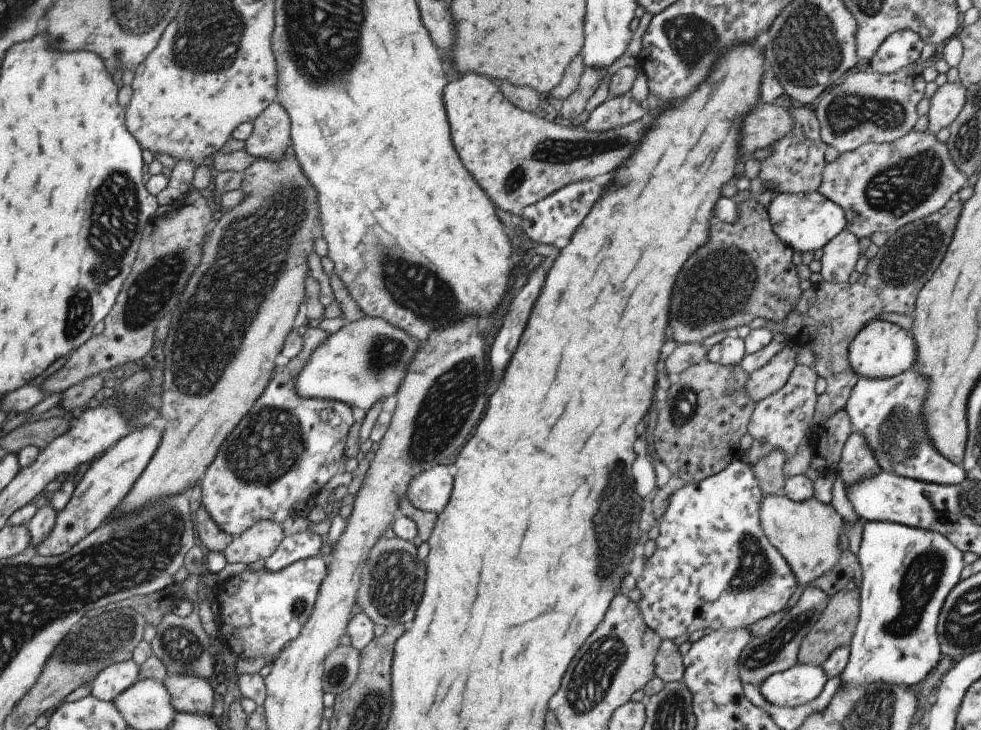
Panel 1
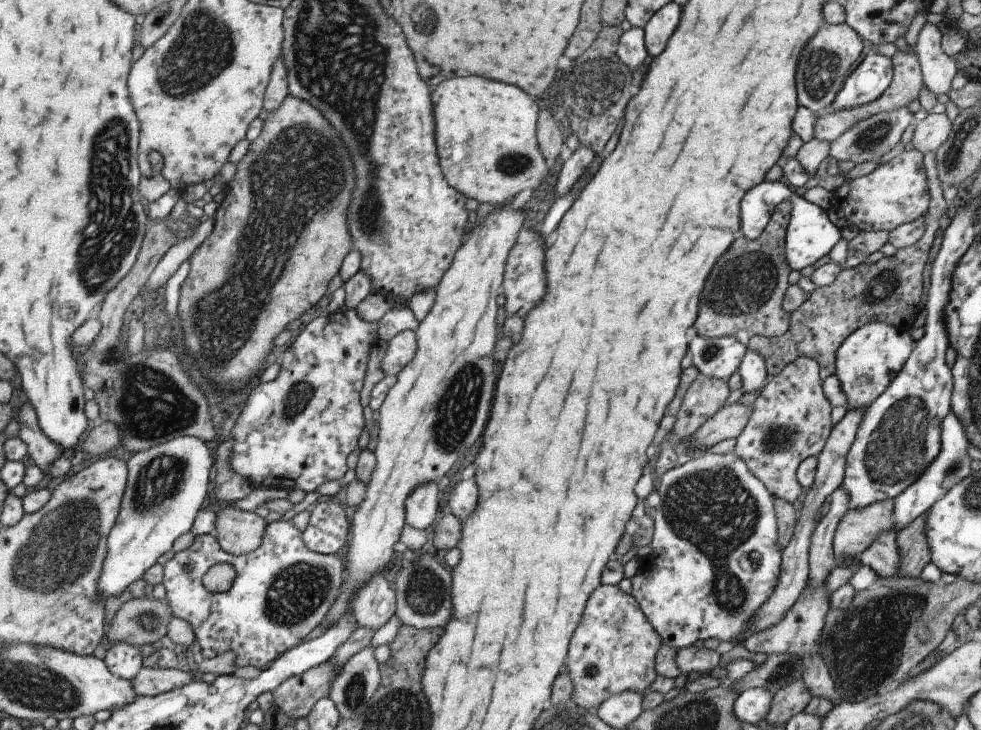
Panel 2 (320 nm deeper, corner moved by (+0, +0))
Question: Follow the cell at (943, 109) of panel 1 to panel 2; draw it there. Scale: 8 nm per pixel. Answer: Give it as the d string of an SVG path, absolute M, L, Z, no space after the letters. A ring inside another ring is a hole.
M927 114L923 120L915 126L911 146L917 152L923 154L928 151L937 151L937 148L947 139L951 132L952 121L942 114Z

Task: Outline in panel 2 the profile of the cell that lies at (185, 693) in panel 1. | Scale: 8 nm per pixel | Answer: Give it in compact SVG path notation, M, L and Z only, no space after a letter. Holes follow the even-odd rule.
M142 667L137 676L130 680L137 695L149 697L181 688L191 681L189 669L181 671L156 667Z

